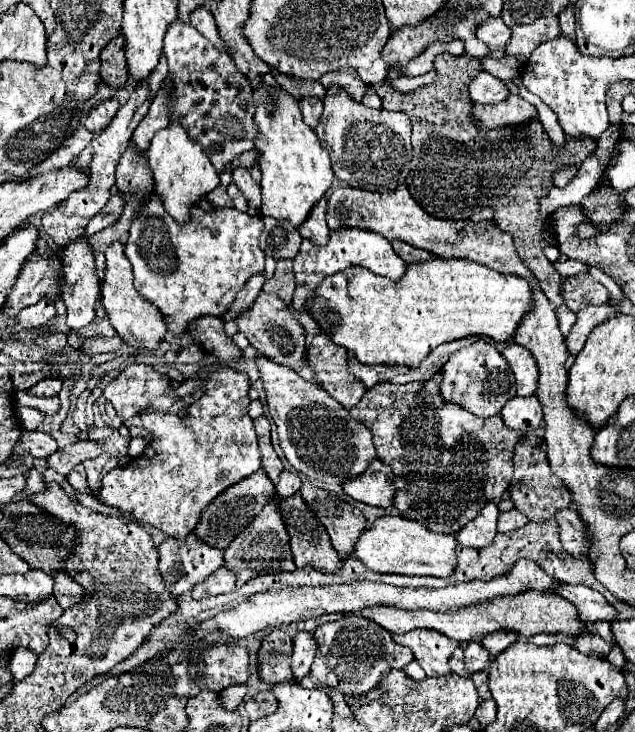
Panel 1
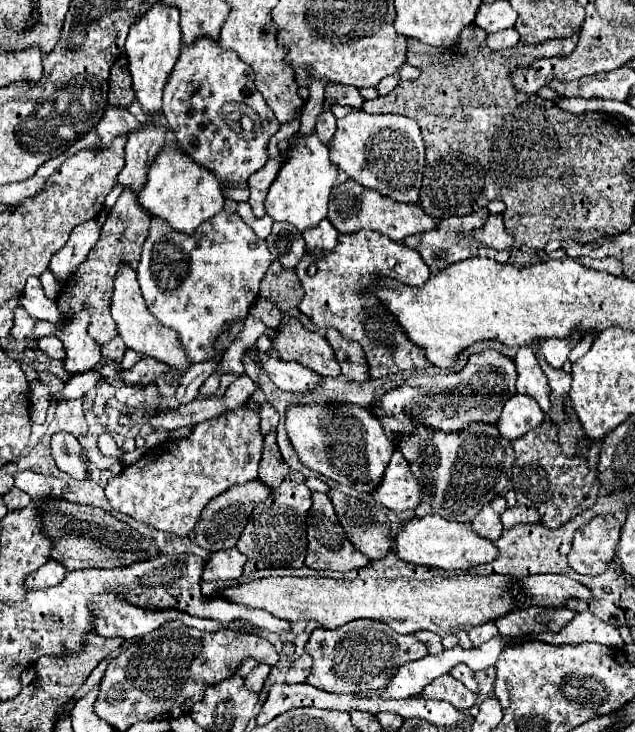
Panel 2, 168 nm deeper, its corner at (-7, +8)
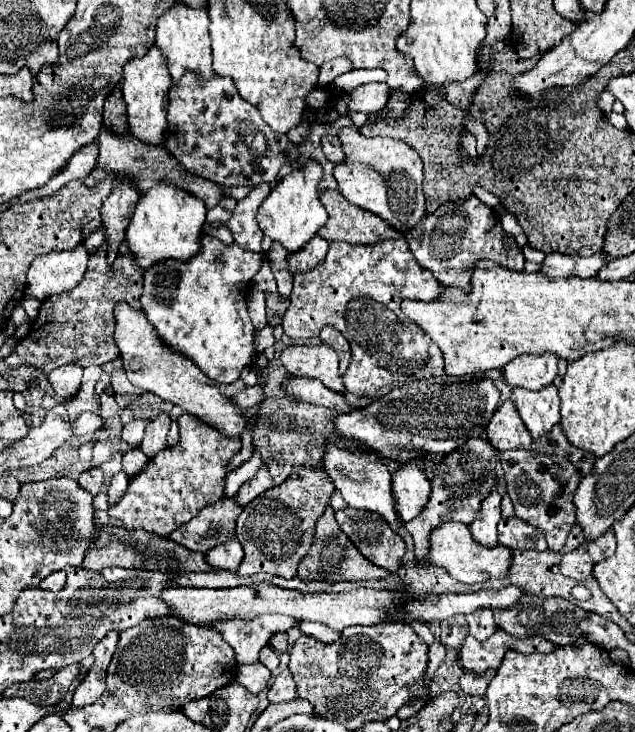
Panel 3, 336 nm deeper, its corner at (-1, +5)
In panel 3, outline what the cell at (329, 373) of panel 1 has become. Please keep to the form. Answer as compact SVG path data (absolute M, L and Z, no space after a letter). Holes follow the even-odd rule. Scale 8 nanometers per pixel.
M326 325L320 331L320 339L322 339L322 343L330 345L338 353L338 357L340 357L340 373L344 375L346 369L348 369L348 363L350 363L350 345L348 345L348 341L340 335L340 331L336 327L330 327L330 325Z

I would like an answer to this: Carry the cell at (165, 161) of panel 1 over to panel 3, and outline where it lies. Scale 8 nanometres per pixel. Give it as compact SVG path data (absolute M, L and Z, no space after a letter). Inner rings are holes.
M156 183L138 201L138 207L126 229L128 249L140 267L150 267L164 259L190 259L200 249L200 233L206 221L206 205L196 195L174 187L174 183Z

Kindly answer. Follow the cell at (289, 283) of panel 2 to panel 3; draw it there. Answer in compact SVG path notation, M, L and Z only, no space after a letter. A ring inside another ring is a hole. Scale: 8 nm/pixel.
M266 293L266 315L268 315L268 323L272 327L282 323L282 317L284 317L288 305L290 305L288 297L282 297L280 293Z

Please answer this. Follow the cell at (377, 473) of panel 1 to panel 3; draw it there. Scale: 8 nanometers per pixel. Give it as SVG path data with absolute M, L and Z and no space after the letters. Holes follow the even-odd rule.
M406 463L392 473L392 495L398 517L406 523L422 511L430 495L430 481L418 465Z

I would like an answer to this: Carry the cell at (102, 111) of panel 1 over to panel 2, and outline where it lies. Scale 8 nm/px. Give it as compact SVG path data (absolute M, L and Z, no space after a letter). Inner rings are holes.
M108 106L96 126L100 136L100 148L108 148L108 144L112 144L116 136L130 136L132 132L136 132L136 128L140 128L140 122L126 108Z

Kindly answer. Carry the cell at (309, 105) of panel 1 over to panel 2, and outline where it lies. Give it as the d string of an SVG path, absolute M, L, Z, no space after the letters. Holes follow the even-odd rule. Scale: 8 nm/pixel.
M322 112L320 118L318 118L318 124L316 124L316 134L318 134L318 138L320 138L324 144L330 144L334 132L336 132L336 118L334 118L334 114L332 114L332 112Z

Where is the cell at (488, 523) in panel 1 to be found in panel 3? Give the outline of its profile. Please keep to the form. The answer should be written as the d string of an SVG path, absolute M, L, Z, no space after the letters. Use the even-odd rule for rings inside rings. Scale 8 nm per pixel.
M492 491L480 505L480 511L476 519L468 525L472 537L486 547L496 547L498 537L496 537L496 525L500 521L500 495Z

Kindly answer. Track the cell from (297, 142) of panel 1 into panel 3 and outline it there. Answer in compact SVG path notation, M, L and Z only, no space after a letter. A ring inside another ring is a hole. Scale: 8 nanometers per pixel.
M306 159L300 169L294 169L284 179L276 183L270 195L262 201L258 209L258 225L272 241L282 243L290 253L302 249L316 231L326 223L328 213L320 203L320 181L322 181L322 165L316 159Z

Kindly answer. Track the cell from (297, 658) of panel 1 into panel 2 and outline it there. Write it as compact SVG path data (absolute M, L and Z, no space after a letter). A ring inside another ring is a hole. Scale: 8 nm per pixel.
M302 654L300 658L296 658L296 660L290 664L284 682L286 682L286 684L302 684L302 682L306 682L310 668L312 668L310 656L308 656L308 654Z

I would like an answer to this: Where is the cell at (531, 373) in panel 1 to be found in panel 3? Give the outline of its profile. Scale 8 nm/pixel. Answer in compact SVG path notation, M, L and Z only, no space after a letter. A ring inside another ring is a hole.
M548 385L540 391L512 387L510 399L532 433L532 439L538 439L544 435L544 431L550 431L550 427L560 421L560 397L556 385Z

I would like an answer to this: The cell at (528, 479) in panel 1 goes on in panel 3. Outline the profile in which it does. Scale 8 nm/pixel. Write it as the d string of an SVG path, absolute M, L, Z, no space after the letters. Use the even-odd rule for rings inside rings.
M554 425L546 435L532 441L530 449L504 451L500 457L506 481L506 493L512 499L514 511L526 523L534 523L548 543L548 549L560 551L570 533L570 527L576 523L574 491L582 477L594 467L596 457L590 451L574 447L560 425Z

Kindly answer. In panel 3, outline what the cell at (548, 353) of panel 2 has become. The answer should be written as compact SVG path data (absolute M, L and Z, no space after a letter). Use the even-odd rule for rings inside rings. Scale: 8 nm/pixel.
M520 355L504 367L504 379L512 387L526 387L532 391L550 385L558 373L558 355Z

